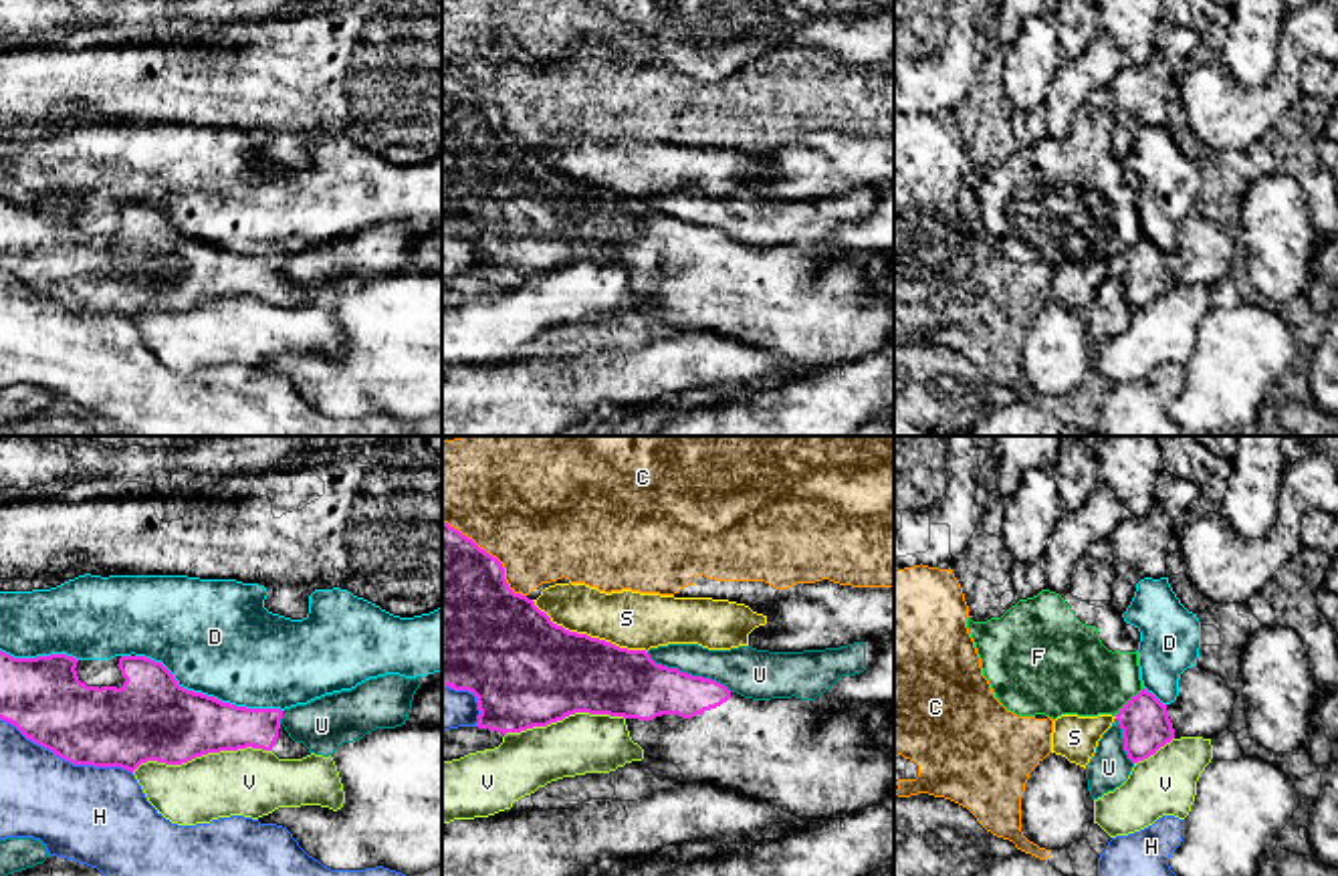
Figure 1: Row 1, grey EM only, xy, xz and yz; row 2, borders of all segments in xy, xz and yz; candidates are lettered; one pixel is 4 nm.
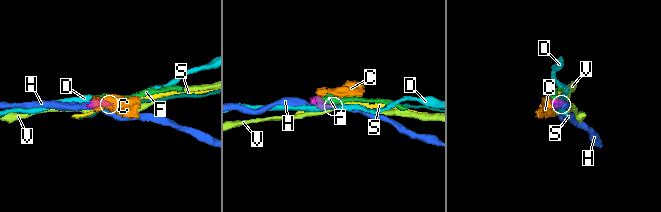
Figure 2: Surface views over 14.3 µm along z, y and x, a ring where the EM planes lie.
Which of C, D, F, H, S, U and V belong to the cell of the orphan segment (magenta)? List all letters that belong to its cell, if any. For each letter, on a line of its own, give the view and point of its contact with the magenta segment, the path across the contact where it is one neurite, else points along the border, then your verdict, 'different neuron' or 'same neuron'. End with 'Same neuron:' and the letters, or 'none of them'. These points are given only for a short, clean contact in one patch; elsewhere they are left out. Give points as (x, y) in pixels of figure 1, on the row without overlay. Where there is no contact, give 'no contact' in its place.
C: contact xz (489, 101); different neuron
D: contact xy (206, 243); different neuron
F: contact yz (1129, 249); different neuron
H: contact xy (67, 307); different neuron
S: contact xz (590, 184); different neuron
U: contact xz (689, 223); different neuron
V: contact xy (200, 303); different neuron
Same neuron: none of them

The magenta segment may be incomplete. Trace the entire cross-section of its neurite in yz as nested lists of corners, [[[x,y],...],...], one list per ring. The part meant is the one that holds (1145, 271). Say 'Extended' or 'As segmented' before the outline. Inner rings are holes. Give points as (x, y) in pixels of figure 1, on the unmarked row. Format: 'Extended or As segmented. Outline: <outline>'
Extended. Outline: [[[1199,214],[1181,222],[1179,244],[1170,252],[1162,252],[1142,236],[1116,262],[1124,299],[1132,311],[1138,311],[1173,287],[1213,287],[1229,277],[1235,248],[1237,242],[1221,224]]]

